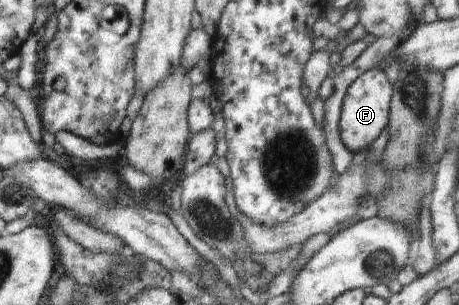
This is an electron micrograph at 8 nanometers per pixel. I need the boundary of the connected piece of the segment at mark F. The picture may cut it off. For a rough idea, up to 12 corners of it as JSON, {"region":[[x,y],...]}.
{"region":[[372,68],[346,90],[341,140],[369,149],[389,122],[393,85]]}

